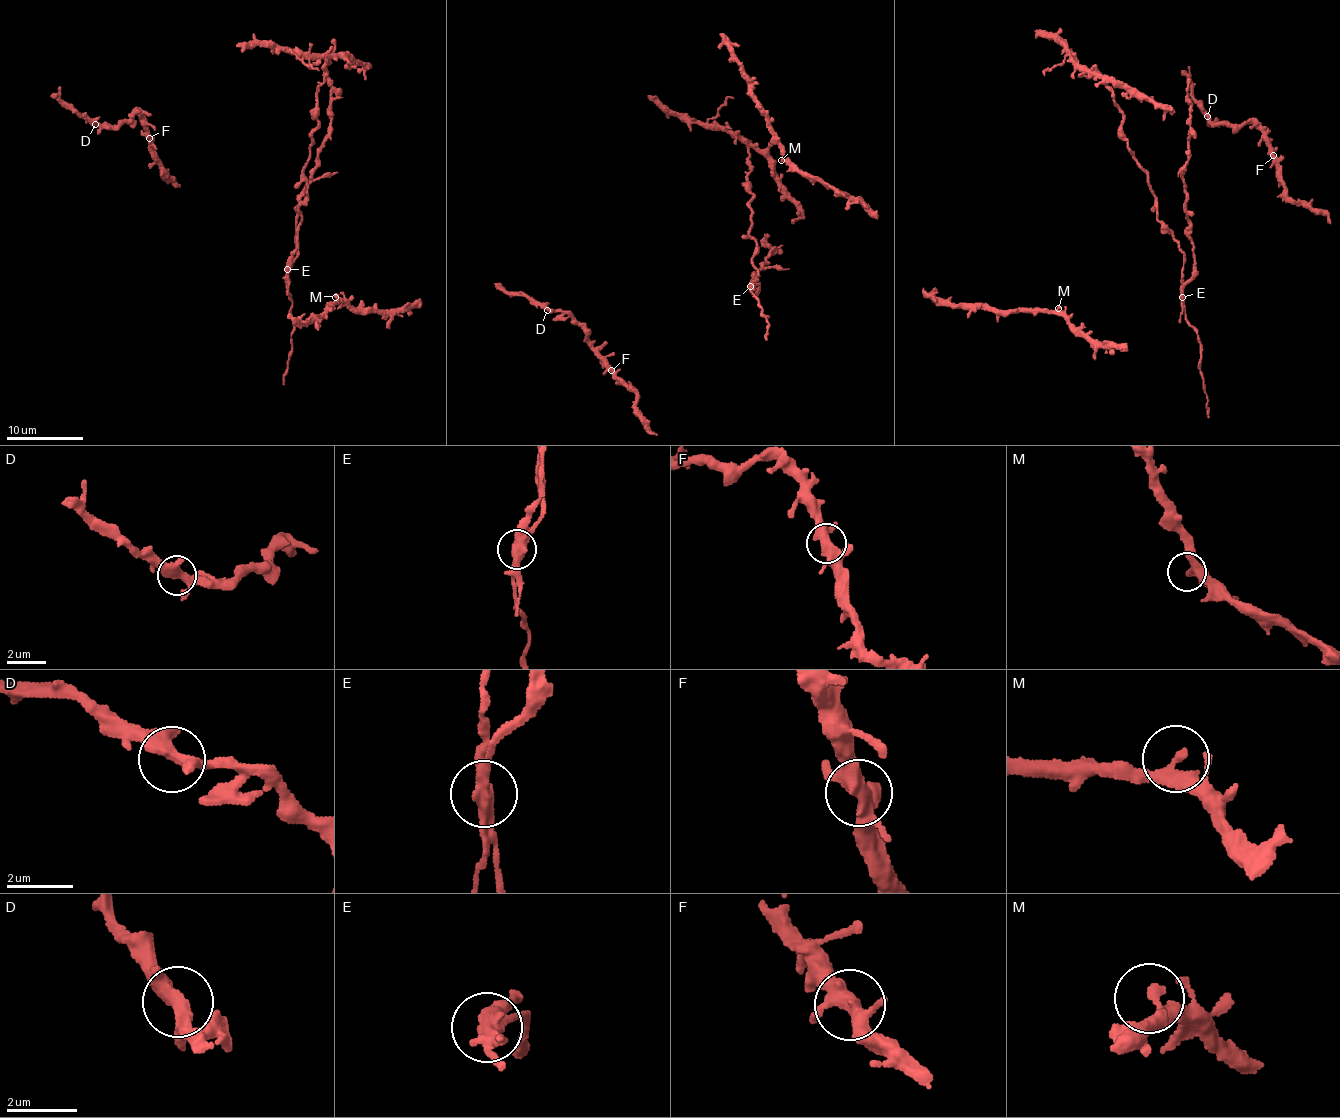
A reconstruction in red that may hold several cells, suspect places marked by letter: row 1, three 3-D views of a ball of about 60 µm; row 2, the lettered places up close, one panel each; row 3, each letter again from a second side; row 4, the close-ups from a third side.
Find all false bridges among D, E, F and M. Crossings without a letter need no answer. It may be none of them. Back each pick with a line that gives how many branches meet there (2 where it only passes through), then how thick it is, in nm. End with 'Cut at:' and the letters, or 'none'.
E: branches 2; calibre 440 nm
Cut at: E

